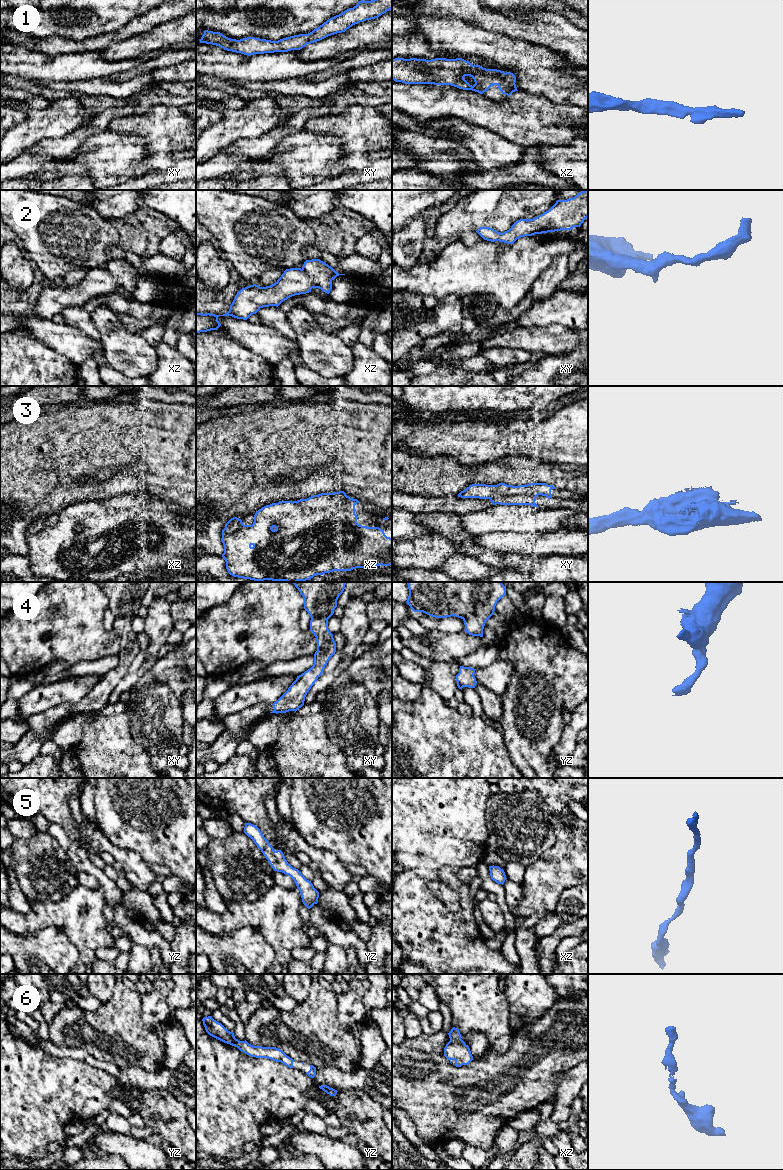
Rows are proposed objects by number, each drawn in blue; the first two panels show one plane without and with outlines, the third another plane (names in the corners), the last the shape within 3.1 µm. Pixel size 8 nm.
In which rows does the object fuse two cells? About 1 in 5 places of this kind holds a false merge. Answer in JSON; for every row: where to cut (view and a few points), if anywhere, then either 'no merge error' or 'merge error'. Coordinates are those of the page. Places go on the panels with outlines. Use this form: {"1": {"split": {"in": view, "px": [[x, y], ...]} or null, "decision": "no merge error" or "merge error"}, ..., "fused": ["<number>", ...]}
{"1": {"split": null, "decision": "no merge error"}, "2": {"split": null, "decision": "no merge error"}, "3": {"split": null, "decision": "no merge error"}, "4": {"split": null, "decision": "no merge error"}, "5": {"split": null, "decision": "no merge error"}, "6": {"split": null, "decision": "no merge error"}, "fused": []}

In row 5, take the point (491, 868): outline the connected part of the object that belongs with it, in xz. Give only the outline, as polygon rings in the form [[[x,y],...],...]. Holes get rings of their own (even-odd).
[[[489,866],[490,876],[498,884],[504,884],[506,878],[505,872],[499,866]]]

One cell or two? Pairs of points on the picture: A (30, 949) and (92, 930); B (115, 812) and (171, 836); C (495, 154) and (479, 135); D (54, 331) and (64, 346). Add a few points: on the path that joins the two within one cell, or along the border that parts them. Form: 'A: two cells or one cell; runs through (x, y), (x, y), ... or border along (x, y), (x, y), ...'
A: two cells; border along (63, 933), (75, 946), (78, 952), (78, 959)
B: one cell; runs through (129, 818), (131, 820), (145, 820), (157, 830)
C: one cell; runs through (490, 149), (481, 140)
D: one cell; runs through (58, 335), (64, 342)

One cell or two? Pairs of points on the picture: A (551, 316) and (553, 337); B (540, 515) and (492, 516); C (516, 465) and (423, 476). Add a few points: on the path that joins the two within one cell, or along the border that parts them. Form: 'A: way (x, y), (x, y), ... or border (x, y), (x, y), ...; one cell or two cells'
A: border (529, 326), (561, 324), (575, 330); two cells
B: way (528, 516), (504, 516); one cell
C: way (493, 473), (446, 476); one cell

